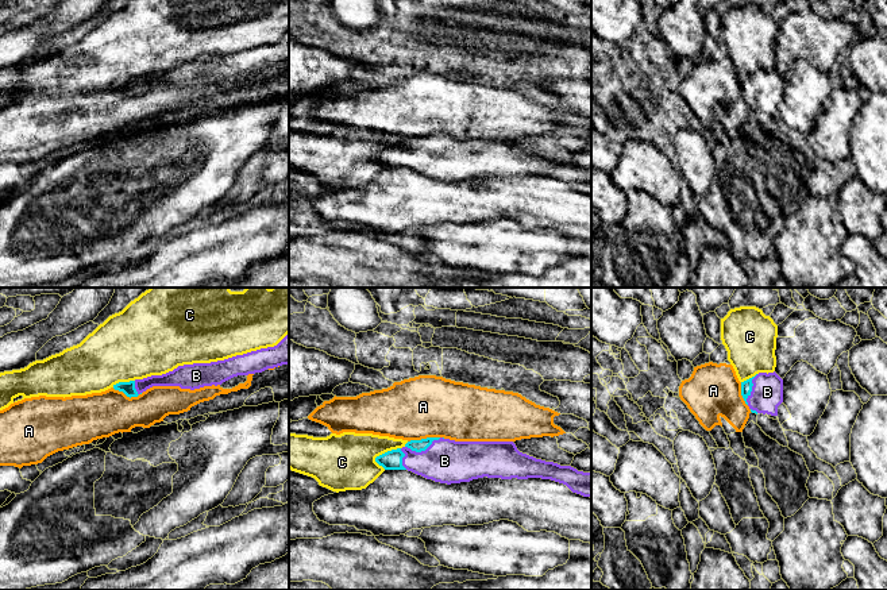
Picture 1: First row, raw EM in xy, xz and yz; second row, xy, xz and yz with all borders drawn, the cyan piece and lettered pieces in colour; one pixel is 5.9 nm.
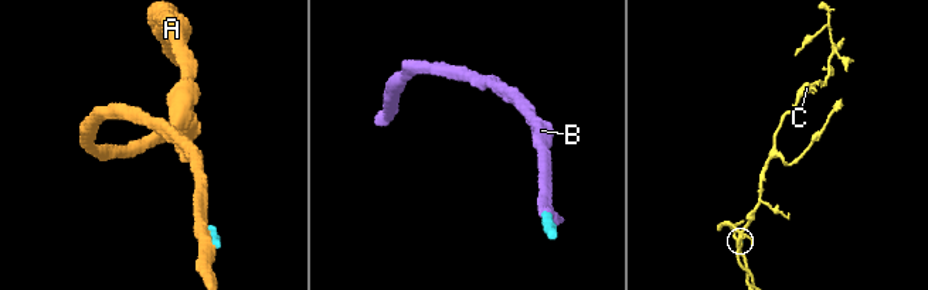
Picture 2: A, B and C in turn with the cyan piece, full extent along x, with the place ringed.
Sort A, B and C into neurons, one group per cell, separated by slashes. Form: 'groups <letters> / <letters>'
groups A / B / C

